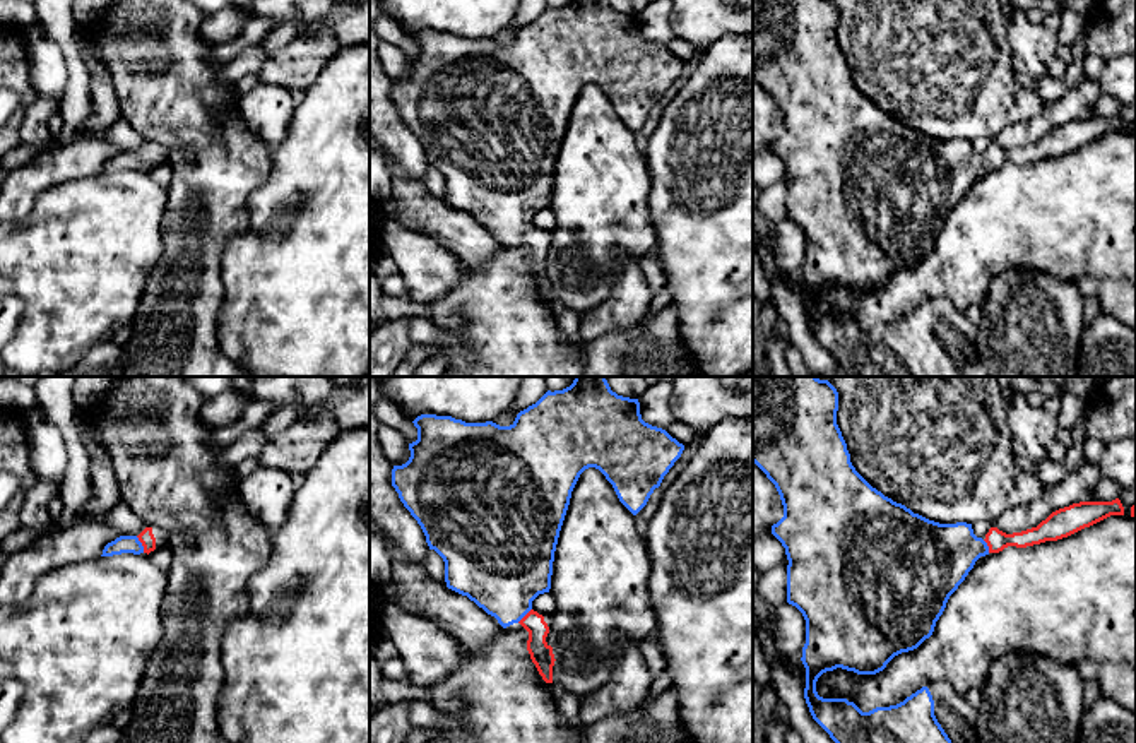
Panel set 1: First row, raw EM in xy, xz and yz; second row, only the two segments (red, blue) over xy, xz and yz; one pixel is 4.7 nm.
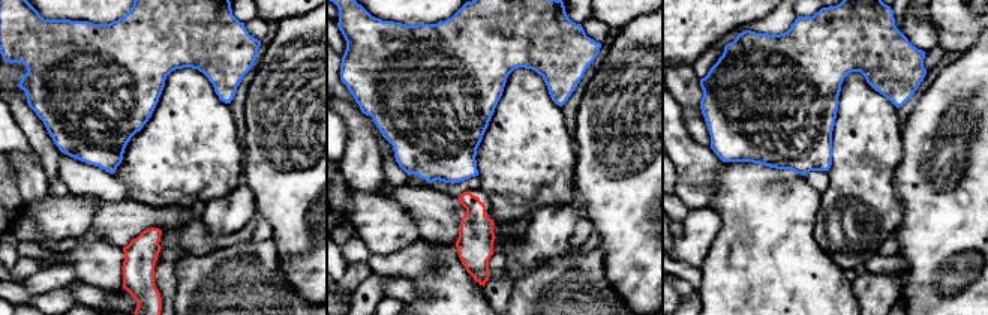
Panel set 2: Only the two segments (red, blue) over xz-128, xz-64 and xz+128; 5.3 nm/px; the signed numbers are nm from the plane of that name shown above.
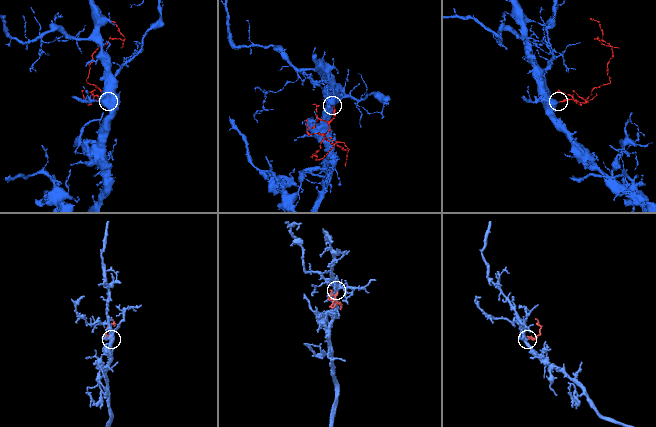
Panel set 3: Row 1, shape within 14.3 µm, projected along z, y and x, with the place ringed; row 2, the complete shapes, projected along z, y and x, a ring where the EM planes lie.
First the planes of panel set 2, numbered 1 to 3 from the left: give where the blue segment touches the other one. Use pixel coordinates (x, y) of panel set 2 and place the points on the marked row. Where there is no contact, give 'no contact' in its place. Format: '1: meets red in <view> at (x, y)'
1: no contact
2: no contact
3: no contact

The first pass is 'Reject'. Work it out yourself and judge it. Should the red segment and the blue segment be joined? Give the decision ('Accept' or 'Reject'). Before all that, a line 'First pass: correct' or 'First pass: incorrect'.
First pass: incorrect
Accept

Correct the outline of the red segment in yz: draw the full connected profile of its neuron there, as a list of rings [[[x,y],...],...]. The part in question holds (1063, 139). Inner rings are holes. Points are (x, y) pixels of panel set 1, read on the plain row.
[[[753,0],[753,79],[775,101],[784,134],[772,151],[785,164],[787,219],[806,236],[802,281],[806,284],[804,315],[813,336],[840,363],[847,377],[963,377],[934,332],[934,317],[922,303],[903,318],[862,329],[847,315],[823,315],[816,308],[818,294],[837,284],[857,291],[876,291],[898,270],[917,265],[934,248],[950,212],[965,197],[980,173],[1008,163],[1027,164],[1068,154],[1110,132],[1124,132],[1119,115],[1112,118],[1080,118],[1052,128],[1037,144],[1006,151],[991,144],[985,154],[973,151],[972,140],[939,140],[914,130],[873,104],[852,82],[847,60],[837,41],[838,9],[831,0]]]

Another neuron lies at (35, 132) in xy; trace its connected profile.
[[[36,96],[29,108],[24,111],[21,125],[21,144],[27,147],[41,147],[51,140],[48,120],[58,111],[58,103],[46,96]]]

